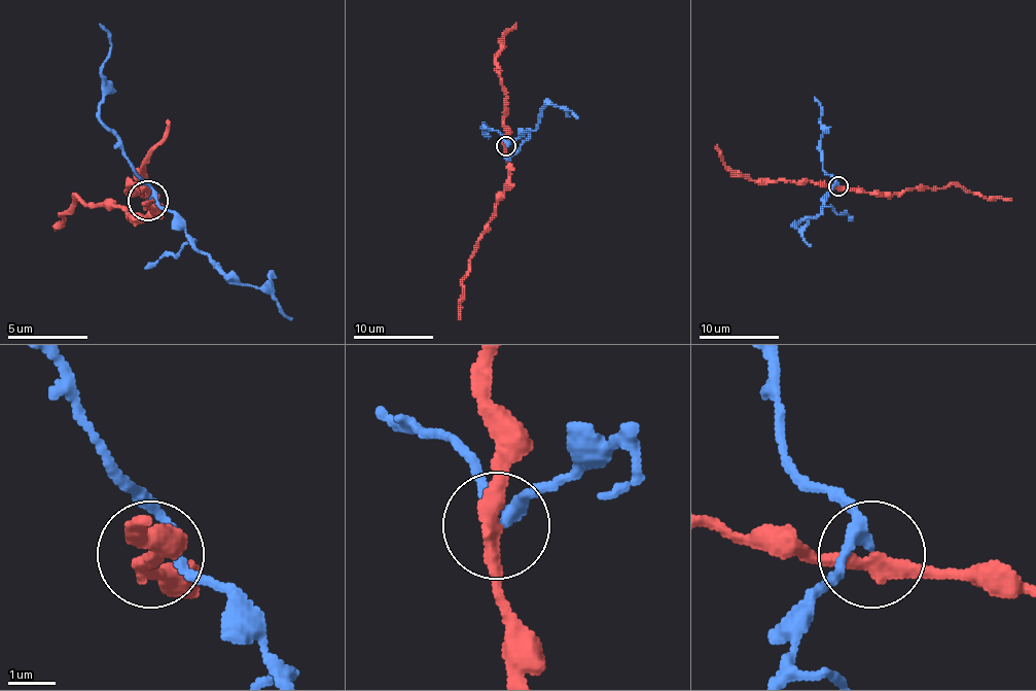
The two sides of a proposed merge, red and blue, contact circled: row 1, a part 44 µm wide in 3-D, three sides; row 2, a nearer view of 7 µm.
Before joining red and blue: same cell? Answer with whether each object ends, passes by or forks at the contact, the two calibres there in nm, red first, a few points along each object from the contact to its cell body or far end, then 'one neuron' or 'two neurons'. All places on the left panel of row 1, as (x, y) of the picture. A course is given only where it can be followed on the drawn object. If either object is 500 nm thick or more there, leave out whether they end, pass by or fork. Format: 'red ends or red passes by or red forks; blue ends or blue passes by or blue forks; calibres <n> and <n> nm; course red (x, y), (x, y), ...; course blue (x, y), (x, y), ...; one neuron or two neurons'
red passes by; blue passes by; calibres 300 and 220 nm; course red (148, 201), (152, 213), (133, 217), (120, 205), (88, 205), (77, 198), (61, 213), (54, 230); course blue (148, 198), (176, 217), (204, 253), (231, 281), (268, 292), (291, 320); two neurons

